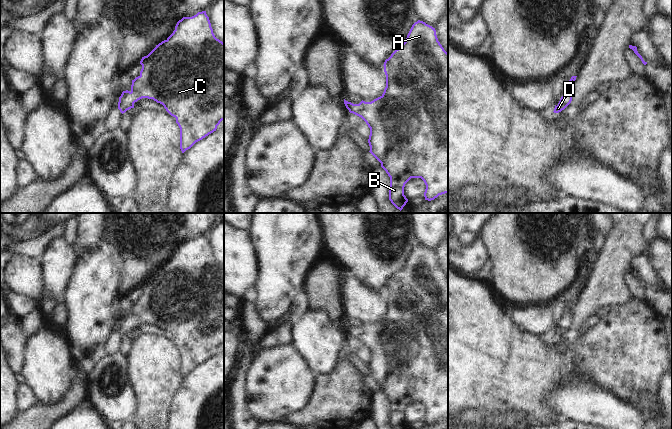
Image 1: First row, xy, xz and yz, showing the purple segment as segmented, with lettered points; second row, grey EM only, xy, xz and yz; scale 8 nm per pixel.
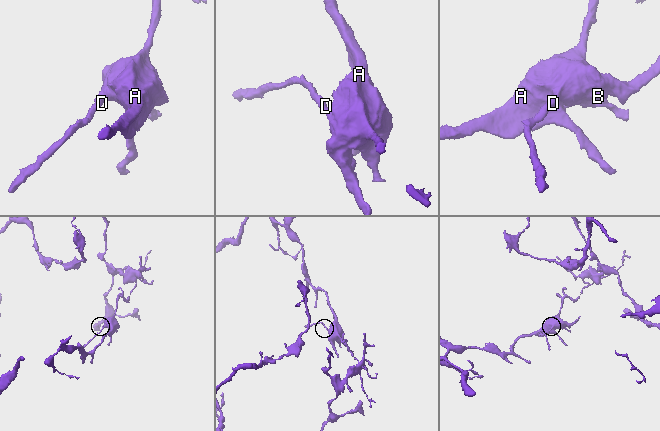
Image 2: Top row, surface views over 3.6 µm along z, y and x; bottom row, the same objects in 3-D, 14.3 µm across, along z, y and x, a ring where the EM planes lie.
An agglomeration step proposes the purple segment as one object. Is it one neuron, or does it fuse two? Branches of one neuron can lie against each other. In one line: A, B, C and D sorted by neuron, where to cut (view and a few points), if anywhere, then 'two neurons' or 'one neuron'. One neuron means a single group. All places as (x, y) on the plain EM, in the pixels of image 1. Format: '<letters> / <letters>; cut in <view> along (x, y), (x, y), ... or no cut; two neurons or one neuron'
A B C D; no cut; one neuron

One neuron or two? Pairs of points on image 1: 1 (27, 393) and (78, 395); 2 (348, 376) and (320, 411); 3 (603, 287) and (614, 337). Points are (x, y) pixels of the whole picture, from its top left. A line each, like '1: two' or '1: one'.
1: two
2: one
3: two

